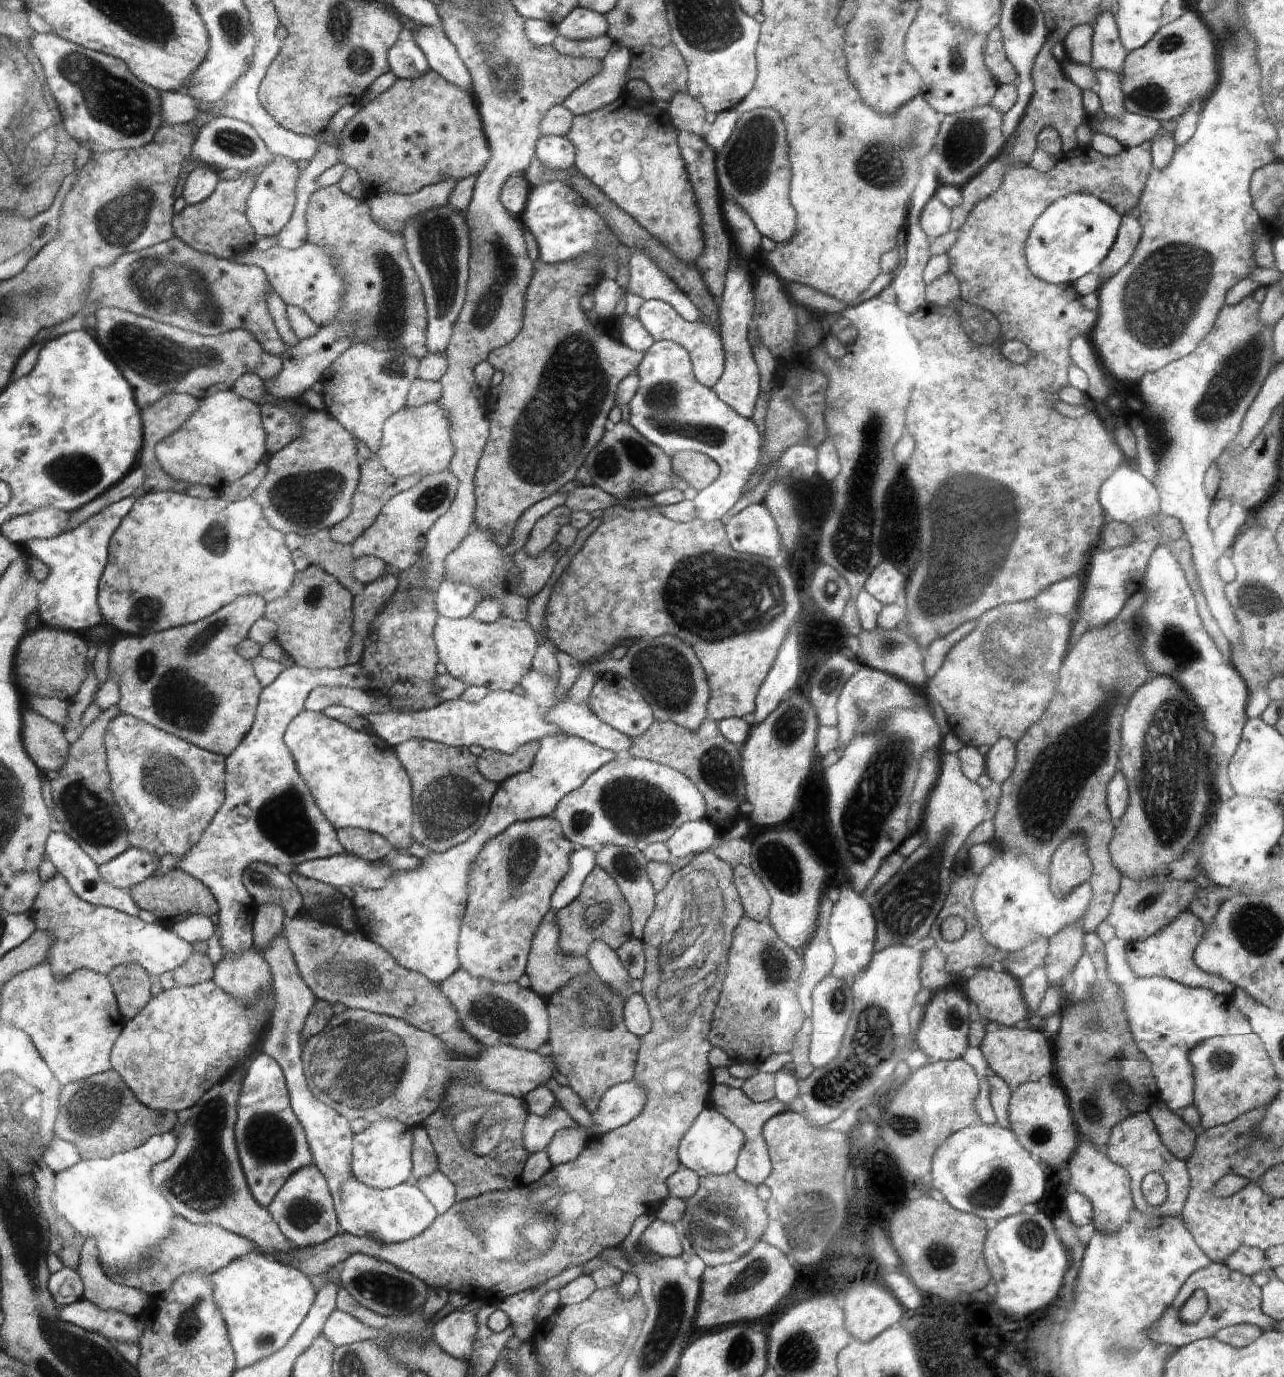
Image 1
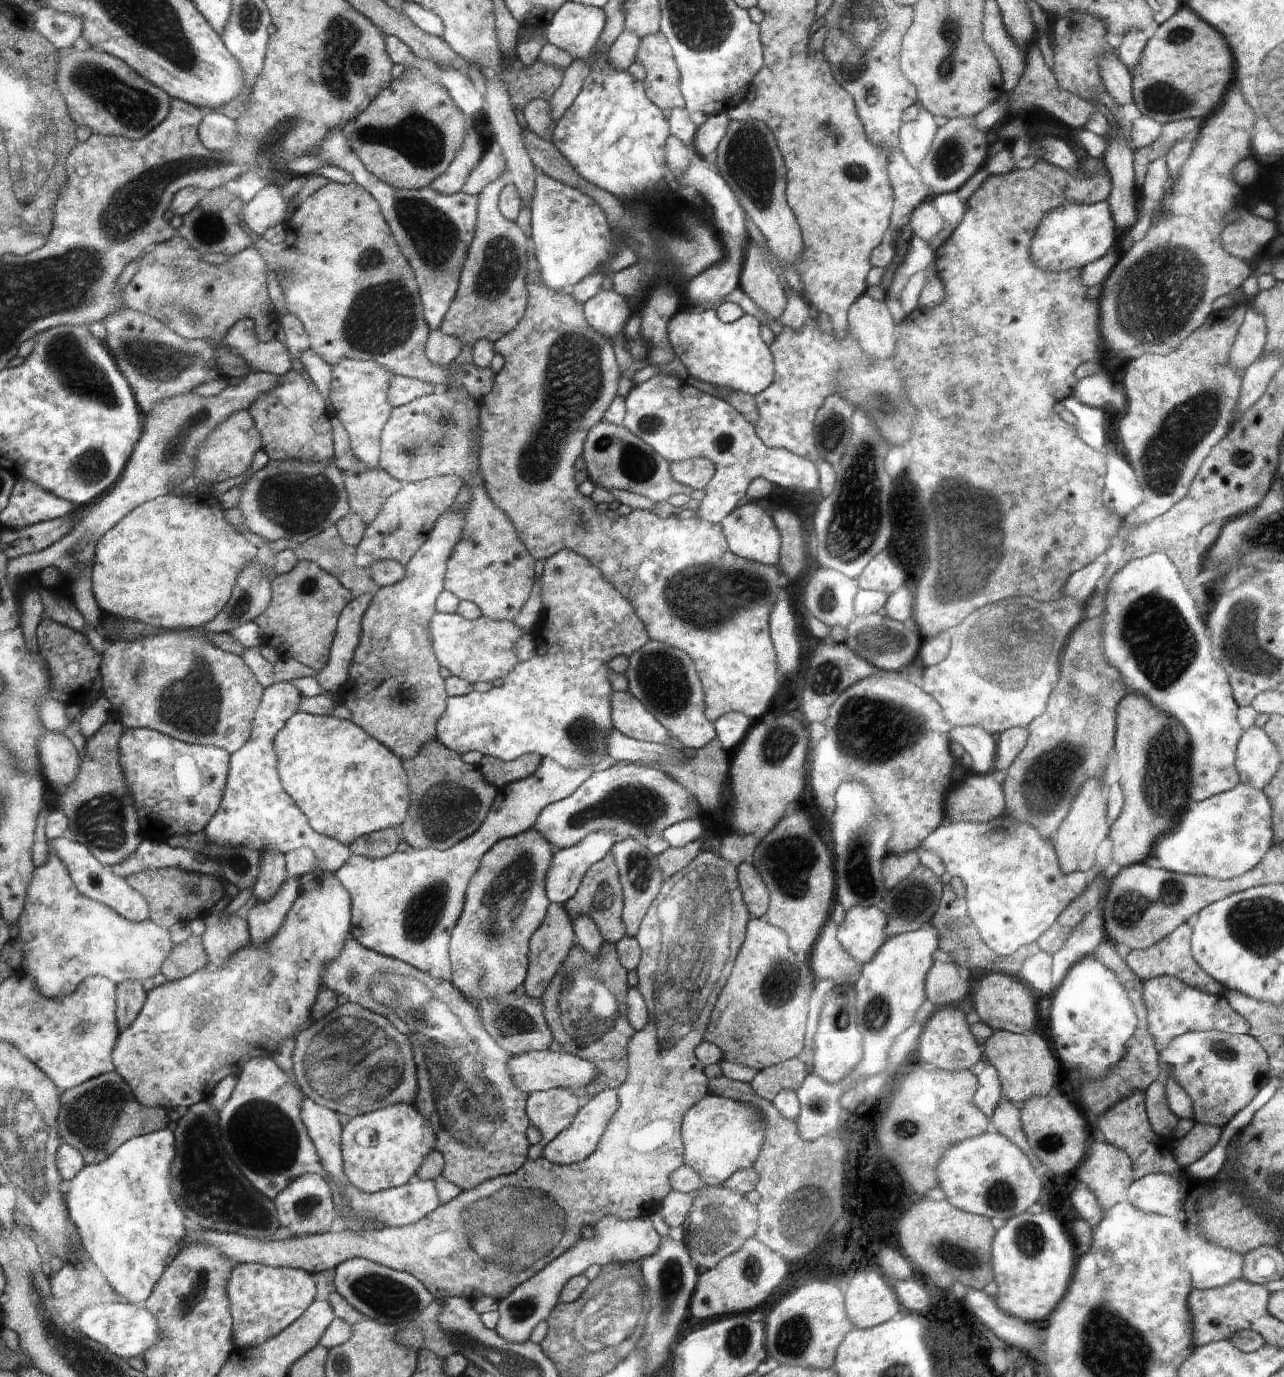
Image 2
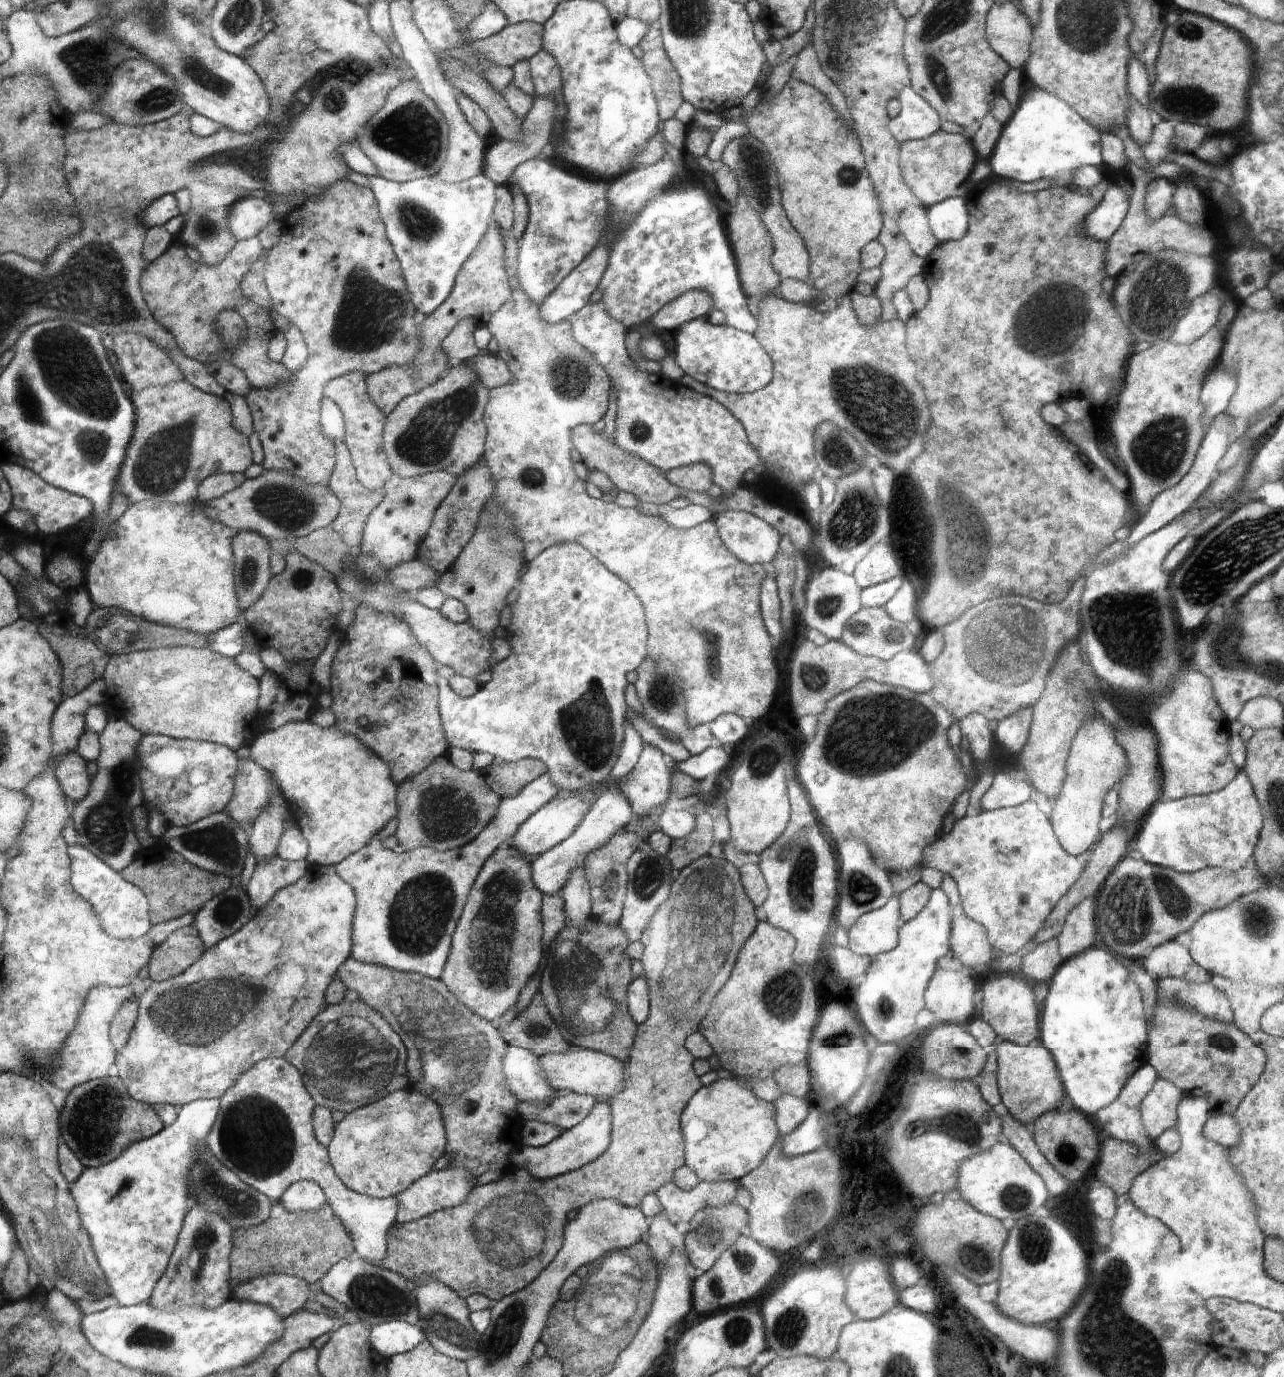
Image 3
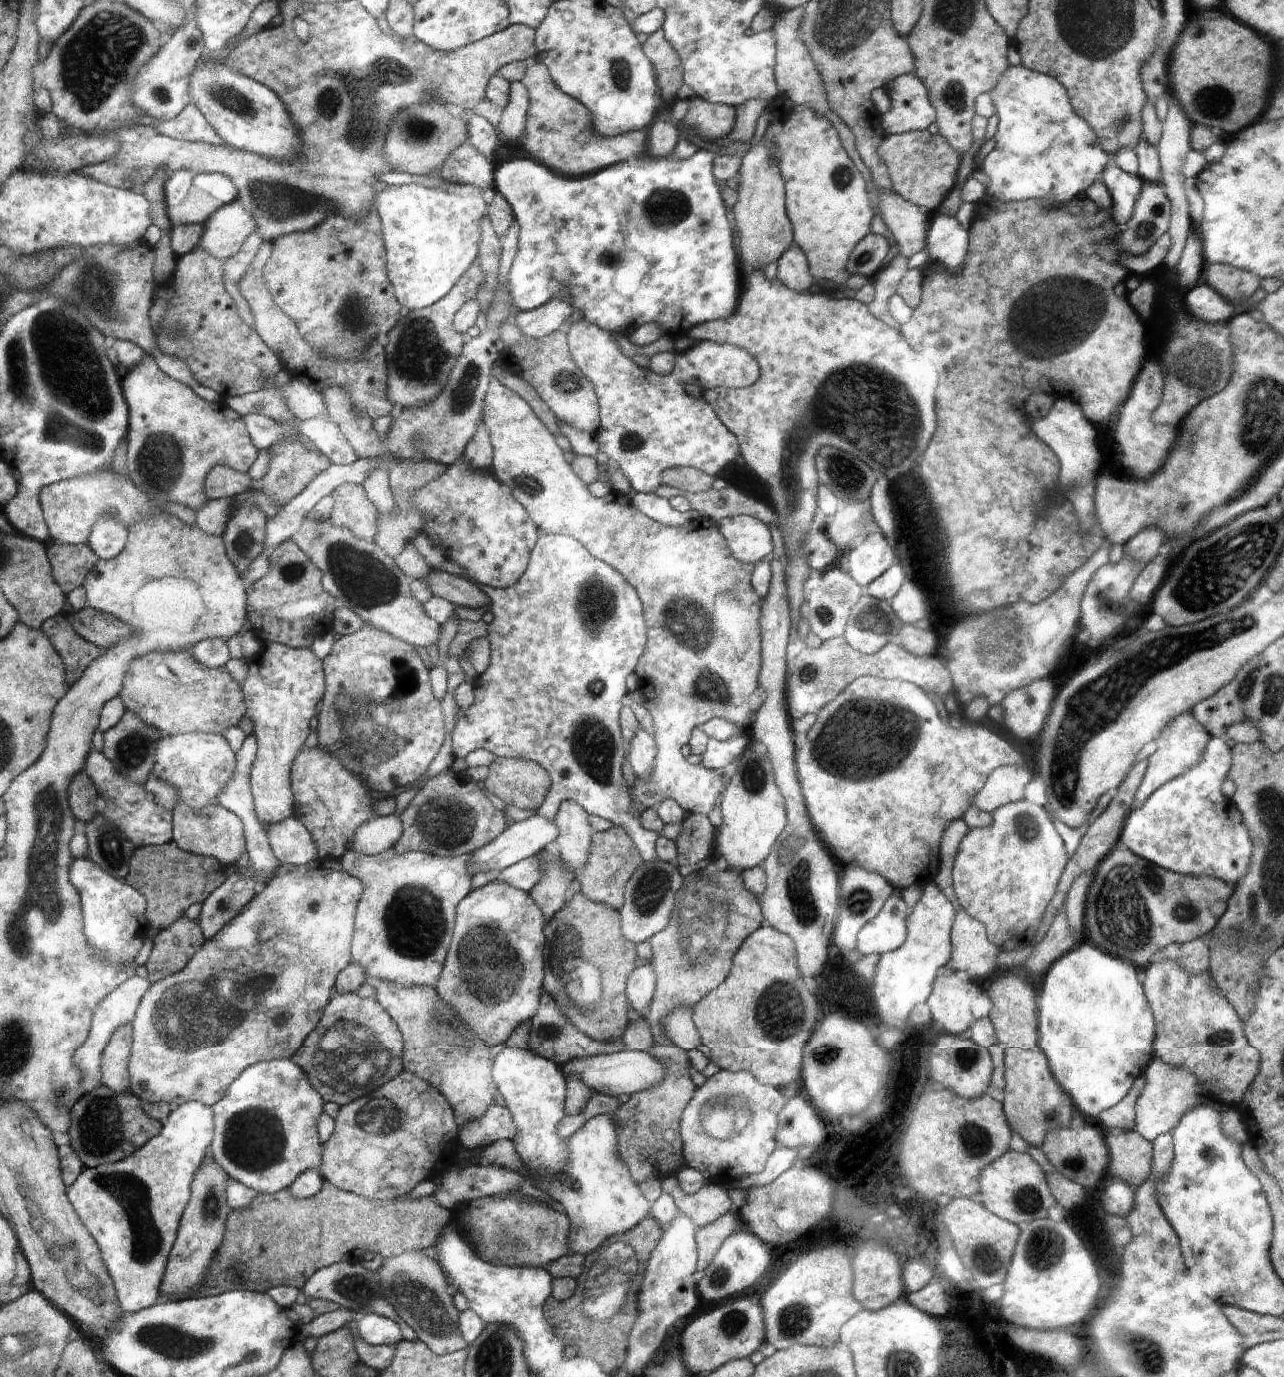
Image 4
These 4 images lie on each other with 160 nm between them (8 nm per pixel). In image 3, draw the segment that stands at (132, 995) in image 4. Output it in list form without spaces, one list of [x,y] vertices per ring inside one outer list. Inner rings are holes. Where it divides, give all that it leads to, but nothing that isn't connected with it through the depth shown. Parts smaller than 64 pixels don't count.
[[[102,986],[102,988],[94,988],[94,992],[90,992],[86,1012],[82,1012],[82,1024],[78,1024],[78,1032],[74,1032],[74,1036],[70,1038],[70,1044],[66,1044],[66,1052],[62,1052],[64,1054],[62,1068],[60,1068],[60,1072],[56,1070],[52,1074],[52,1080],[58,1088],[74,1090],[76,1086],[80,1086],[84,1082],[90,1082],[94,1078],[104,1078],[108,1074],[108,1068],[114,1064],[114,1048],[108,1038],[108,1026],[110,1026],[110,1020],[116,1014],[118,1006],[132,994],[134,994],[134,990],[130,986],[126,986],[126,988]]]

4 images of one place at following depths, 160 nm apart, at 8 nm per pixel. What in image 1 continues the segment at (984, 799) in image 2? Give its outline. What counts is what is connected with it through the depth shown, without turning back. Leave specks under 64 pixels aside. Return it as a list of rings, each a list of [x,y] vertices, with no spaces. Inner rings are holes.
[[[944,752],[941,766],[942,780],[938,780],[938,788],[931,792],[929,806],[926,807],[924,830],[928,838],[920,848],[905,857],[896,874],[874,892],[873,912],[877,920],[882,920],[882,928],[878,928],[878,948],[918,944],[928,936],[950,890],[950,870],[953,870],[954,858],[959,854],[966,834],[970,834],[986,814],[982,790],[977,783],[964,776],[957,753]]]

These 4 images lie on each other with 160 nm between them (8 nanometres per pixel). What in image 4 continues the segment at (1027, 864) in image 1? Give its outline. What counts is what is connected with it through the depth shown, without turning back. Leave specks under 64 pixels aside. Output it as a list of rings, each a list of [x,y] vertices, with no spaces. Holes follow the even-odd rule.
[[[1024,798],[998,807],[991,812],[991,823],[985,827],[969,829],[962,839],[953,864],[953,887],[959,906],[971,916],[980,920],[988,932],[992,944],[1002,950],[1016,950],[1030,944],[1036,930],[1042,924],[1048,902],[1056,892],[1056,884],[1068,862],[1062,837],[1054,830],[1053,820],[1047,806],[1039,806]]]

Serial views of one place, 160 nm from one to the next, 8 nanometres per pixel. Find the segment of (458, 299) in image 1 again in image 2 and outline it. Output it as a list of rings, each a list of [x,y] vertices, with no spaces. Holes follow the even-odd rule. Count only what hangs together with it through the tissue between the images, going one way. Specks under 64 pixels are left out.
[[[344,128],[332,132],[326,138],[324,146],[306,155],[317,157],[328,165],[340,166],[353,176],[354,183],[365,188],[376,198],[401,251],[409,259],[416,273],[429,330],[440,330],[442,321],[456,296],[464,259],[474,236],[479,196],[470,195],[464,190],[446,195],[434,190],[432,186],[397,189],[387,185],[362,164],[353,151]]]

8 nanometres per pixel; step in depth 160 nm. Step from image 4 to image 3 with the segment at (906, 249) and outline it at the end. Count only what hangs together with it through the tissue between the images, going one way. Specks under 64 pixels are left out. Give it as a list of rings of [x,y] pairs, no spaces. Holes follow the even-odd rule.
[[[920,203],[910,205],[902,211],[898,226],[912,252],[923,260],[926,260],[939,244],[933,229],[930,228],[926,207]]]

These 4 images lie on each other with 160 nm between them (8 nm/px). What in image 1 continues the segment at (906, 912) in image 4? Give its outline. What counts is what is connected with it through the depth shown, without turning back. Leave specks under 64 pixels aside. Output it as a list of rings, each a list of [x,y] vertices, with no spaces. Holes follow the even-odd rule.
[[[847,883],[839,886],[839,898],[833,904],[832,912],[827,924],[827,935],[832,943],[835,959],[832,974],[842,978],[852,985],[856,978],[860,976],[862,970],[866,970],[872,962],[874,954],[874,936],[876,936],[876,916],[873,912],[870,900],[862,895],[857,895],[853,888]]]

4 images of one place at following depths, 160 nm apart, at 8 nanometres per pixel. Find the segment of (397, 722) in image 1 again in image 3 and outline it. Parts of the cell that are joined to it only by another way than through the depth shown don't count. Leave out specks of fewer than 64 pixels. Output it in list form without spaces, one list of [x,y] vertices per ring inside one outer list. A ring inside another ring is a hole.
[[[557,544],[542,551],[534,560],[525,563],[522,576],[518,580],[517,600],[512,604],[511,622],[506,628],[508,642],[511,646],[511,653],[492,668],[492,680],[484,684],[476,694],[462,698],[456,694],[443,676],[438,677],[438,688],[440,689],[440,713],[441,724],[444,726],[446,736],[451,745],[458,748],[465,748],[471,753],[488,753],[493,757],[516,762],[518,759],[533,758],[544,762],[548,766],[548,771],[553,777],[553,781],[562,791],[589,790],[590,787],[600,787],[604,785],[617,760],[621,754],[621,747],[625,740],[626,727],[626,702],[624,702],[624,688],[626,688],[626,674],[646,658],[646,640],[648,640],[648,628],[644,622],[644,610],[638,600],[638,596],[632,592],[632,588],[614,576],[608,568],[604,568],[586,548],[576,544]]]

